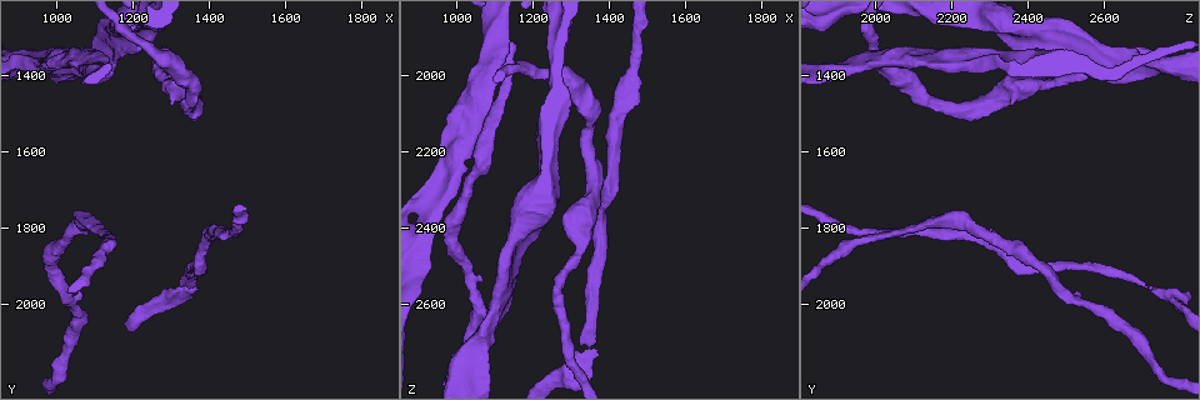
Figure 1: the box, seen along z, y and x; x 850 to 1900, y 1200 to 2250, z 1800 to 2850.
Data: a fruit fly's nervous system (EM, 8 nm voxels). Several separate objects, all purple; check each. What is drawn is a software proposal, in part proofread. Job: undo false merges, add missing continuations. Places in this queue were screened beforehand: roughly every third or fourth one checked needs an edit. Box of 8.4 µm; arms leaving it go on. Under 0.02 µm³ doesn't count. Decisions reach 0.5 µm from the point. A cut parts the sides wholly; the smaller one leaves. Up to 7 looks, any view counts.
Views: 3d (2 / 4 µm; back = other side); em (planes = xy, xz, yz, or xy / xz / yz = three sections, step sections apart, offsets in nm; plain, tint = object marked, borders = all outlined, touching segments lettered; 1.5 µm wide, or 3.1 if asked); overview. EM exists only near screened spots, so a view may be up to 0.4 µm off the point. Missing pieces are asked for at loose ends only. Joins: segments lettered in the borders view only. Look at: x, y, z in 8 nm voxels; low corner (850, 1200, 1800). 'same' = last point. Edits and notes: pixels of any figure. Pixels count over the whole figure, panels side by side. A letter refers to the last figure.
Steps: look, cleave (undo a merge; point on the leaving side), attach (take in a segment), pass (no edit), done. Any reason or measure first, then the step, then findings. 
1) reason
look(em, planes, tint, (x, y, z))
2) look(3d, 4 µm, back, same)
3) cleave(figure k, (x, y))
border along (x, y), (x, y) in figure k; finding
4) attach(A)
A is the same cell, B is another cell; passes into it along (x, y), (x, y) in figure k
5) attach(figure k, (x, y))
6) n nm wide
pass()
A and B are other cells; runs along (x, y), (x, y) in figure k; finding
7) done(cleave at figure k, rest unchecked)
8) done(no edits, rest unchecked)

sudden change in width
look(3d, 4 µm, (1185, 1270, 2385))

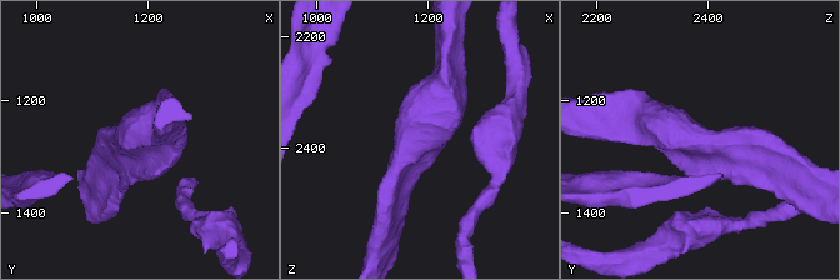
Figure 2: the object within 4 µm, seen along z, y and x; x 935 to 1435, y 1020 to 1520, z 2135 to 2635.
3 arms; arms of 220, 240, 600 nm
look(em, xy, step 8, tint, (1185, 1270, 2380))

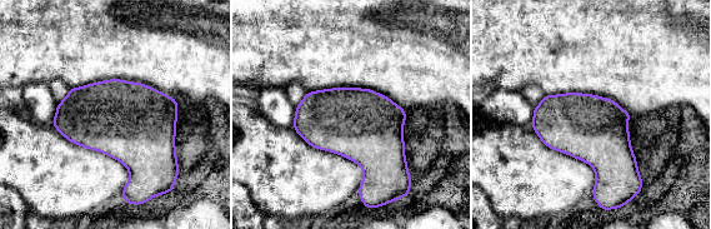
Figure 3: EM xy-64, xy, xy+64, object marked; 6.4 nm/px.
another direction
look(em, planes, borders, same)

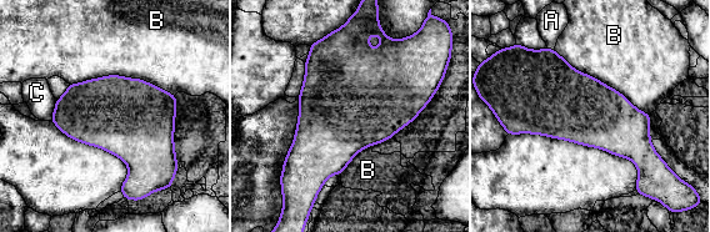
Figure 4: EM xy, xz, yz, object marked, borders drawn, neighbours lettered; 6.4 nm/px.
pass()
A, B and C are other cells; border along (69, 82), (121, 75), (174, 95) in figure 4; continuous, no second cell

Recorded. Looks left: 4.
branch stops here
look(3d, 4 µm, (990, 1335, 2320))

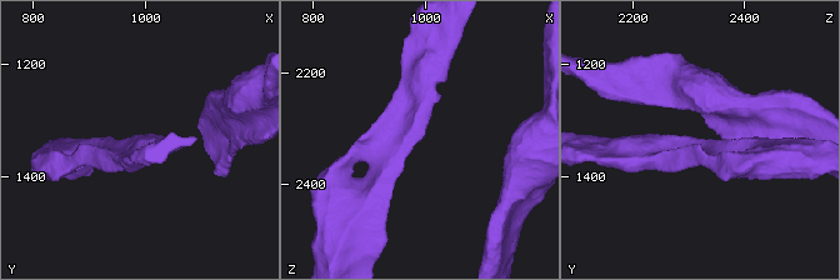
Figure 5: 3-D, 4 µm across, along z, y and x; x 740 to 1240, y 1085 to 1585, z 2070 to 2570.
arms of 260, 300 nm
look(em, xy, step 8, tint, (985, 1335, 2325))

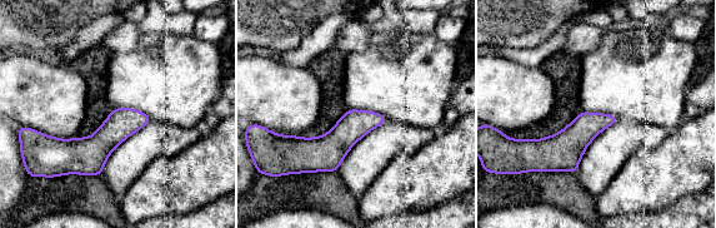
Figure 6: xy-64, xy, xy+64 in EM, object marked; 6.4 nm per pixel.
look(em, xy, step 8, borders, same)

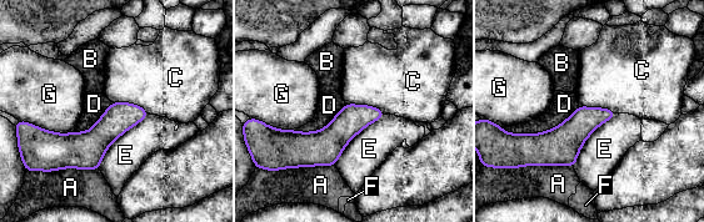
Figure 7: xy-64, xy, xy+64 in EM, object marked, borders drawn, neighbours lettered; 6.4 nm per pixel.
180 nm wide; E touches over 480 nm
pass()
A, B, C, D, E, F and G are other cells; no lettered segment goes on from it

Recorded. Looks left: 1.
done(no edits, rest unchecked)

